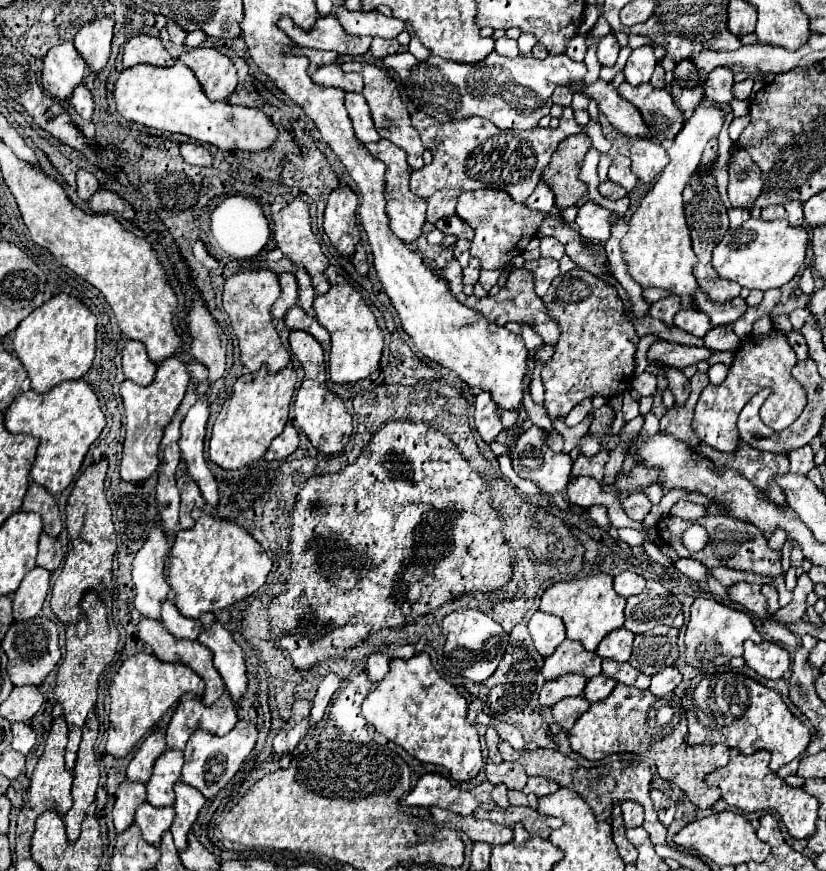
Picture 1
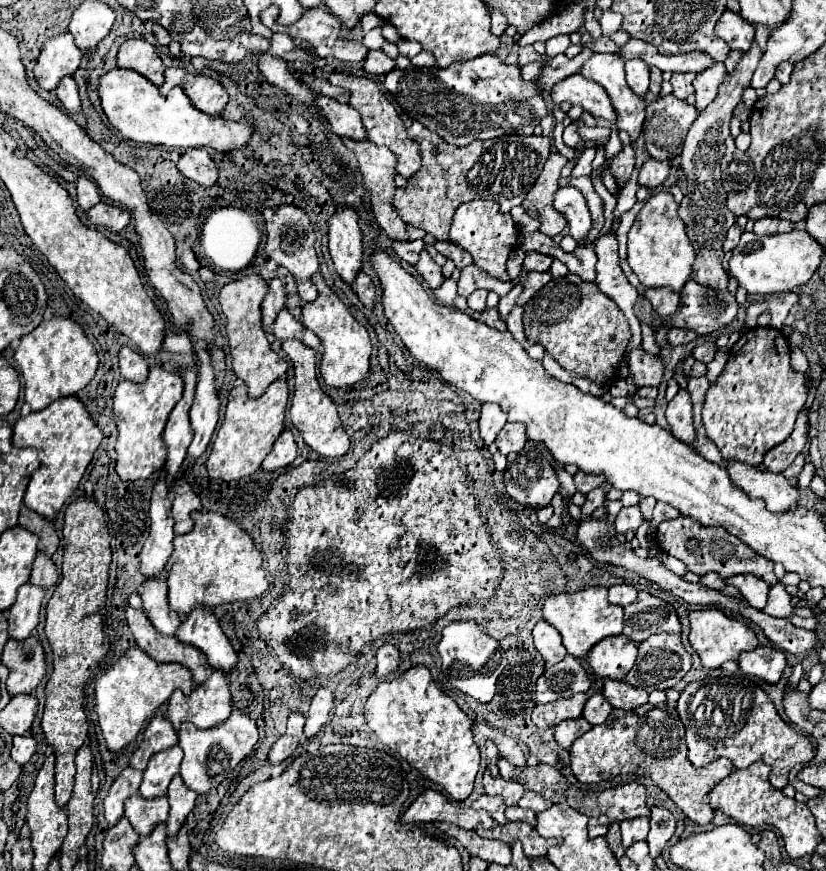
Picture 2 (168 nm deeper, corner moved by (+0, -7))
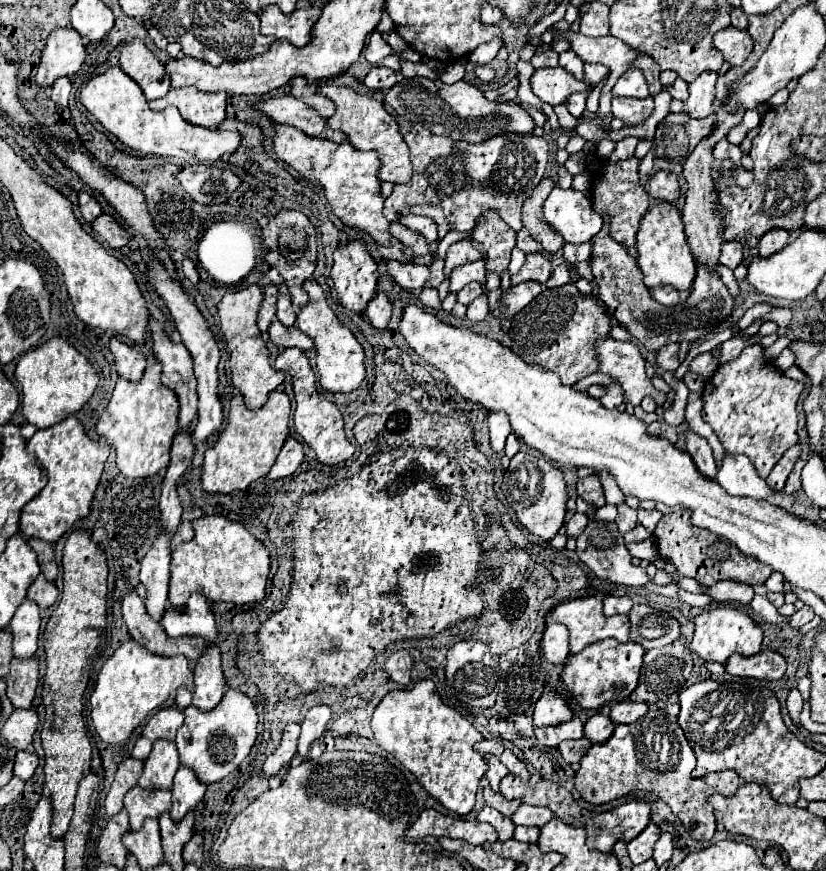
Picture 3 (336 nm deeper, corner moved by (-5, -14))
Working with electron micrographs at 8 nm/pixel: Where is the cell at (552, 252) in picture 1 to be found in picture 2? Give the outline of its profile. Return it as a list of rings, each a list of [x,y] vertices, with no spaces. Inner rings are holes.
[[[526,253],[522,269],[524,271],[548,271],[552,265],[552,259],[542,253]]]

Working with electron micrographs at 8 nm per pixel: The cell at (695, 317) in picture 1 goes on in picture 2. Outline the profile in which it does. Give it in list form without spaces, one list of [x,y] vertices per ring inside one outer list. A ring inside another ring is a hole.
[[[670,329],[666,339],[670,345],[682,345],[682,343],[690,343],[694,341],[698,335],[694,331],[688,331],[688,329]]]

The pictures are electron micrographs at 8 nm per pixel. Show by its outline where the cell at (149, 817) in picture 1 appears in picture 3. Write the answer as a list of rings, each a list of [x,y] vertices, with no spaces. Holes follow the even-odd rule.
[[[135,786],[125,796],[125,810],[129,814],[131,830],[141,830],[147,818],[159,818],[171,810],[171,790],[143,790]]]

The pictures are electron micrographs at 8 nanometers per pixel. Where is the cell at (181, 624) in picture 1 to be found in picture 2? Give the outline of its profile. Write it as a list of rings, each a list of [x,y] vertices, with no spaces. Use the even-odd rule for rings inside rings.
[[[166,577],[160,579],[144,579],[138,595],[144,603],[144,613],[152,621],[152,625],[162,633],[162,635],[174,635],[180,619],[174,611],[168,607],[168,597],[166,597]]]

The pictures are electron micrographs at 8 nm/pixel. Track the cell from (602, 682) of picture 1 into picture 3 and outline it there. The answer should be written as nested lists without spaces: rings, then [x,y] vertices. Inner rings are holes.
[[[597,712],[595,716],[591,716],[585,724],[585,736],[595,744],[595,742],[605,742],[611,734],[613,734],[613,720],[603,714],[603,712]]]

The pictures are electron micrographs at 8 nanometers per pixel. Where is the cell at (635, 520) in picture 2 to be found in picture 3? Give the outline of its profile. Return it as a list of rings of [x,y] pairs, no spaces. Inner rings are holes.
[[[619,504],[619,506],[617,506],[617,512],[619,512],[619,516],[617,516],[615,524],[619,526],[619,532],[621,532],[621,534],[633,530],[633,528],[639,524],[639,522],[637,522],[637,510],[629,508],[627,504]]]

